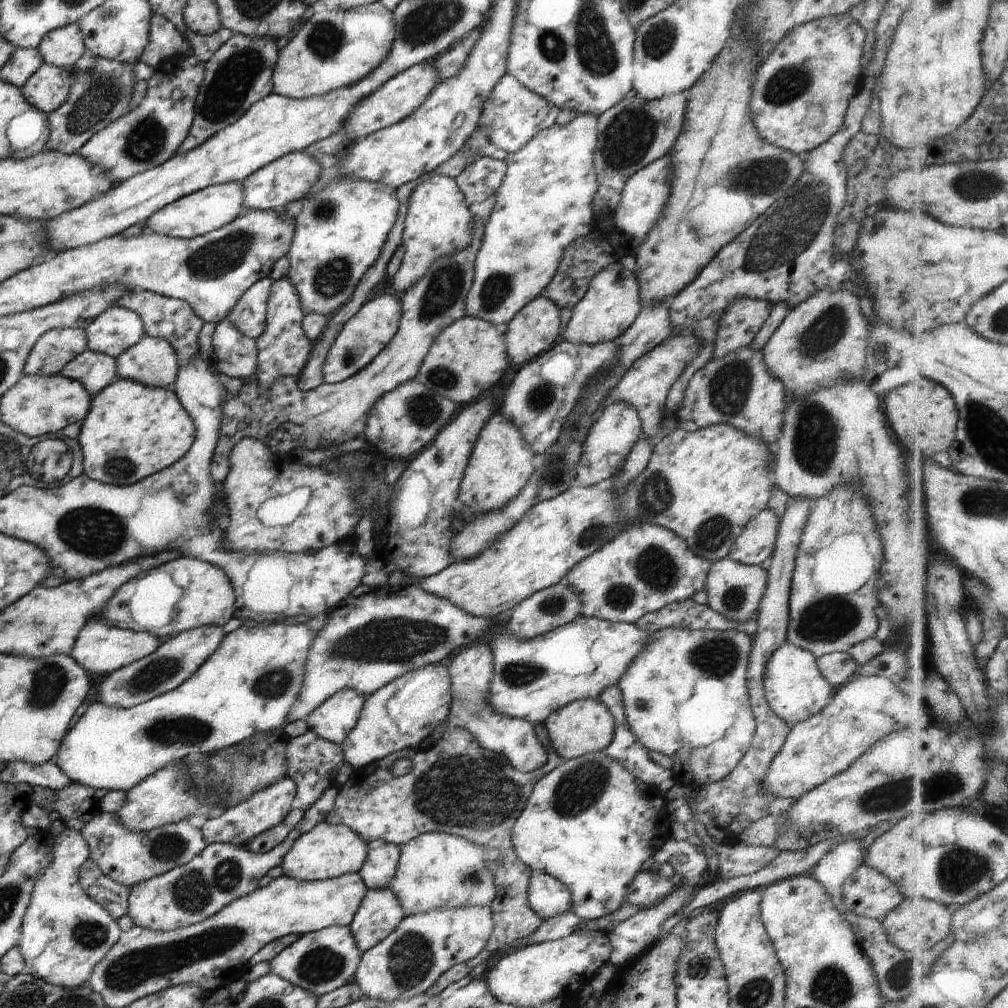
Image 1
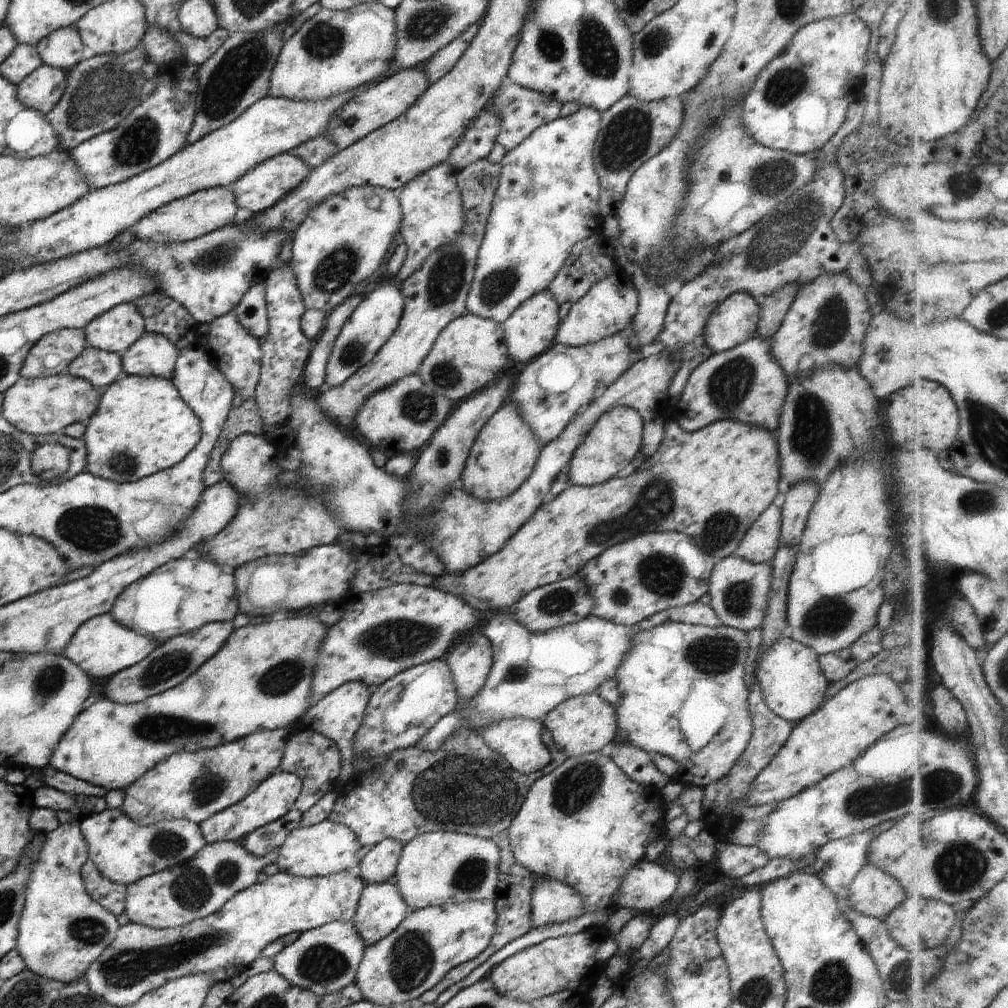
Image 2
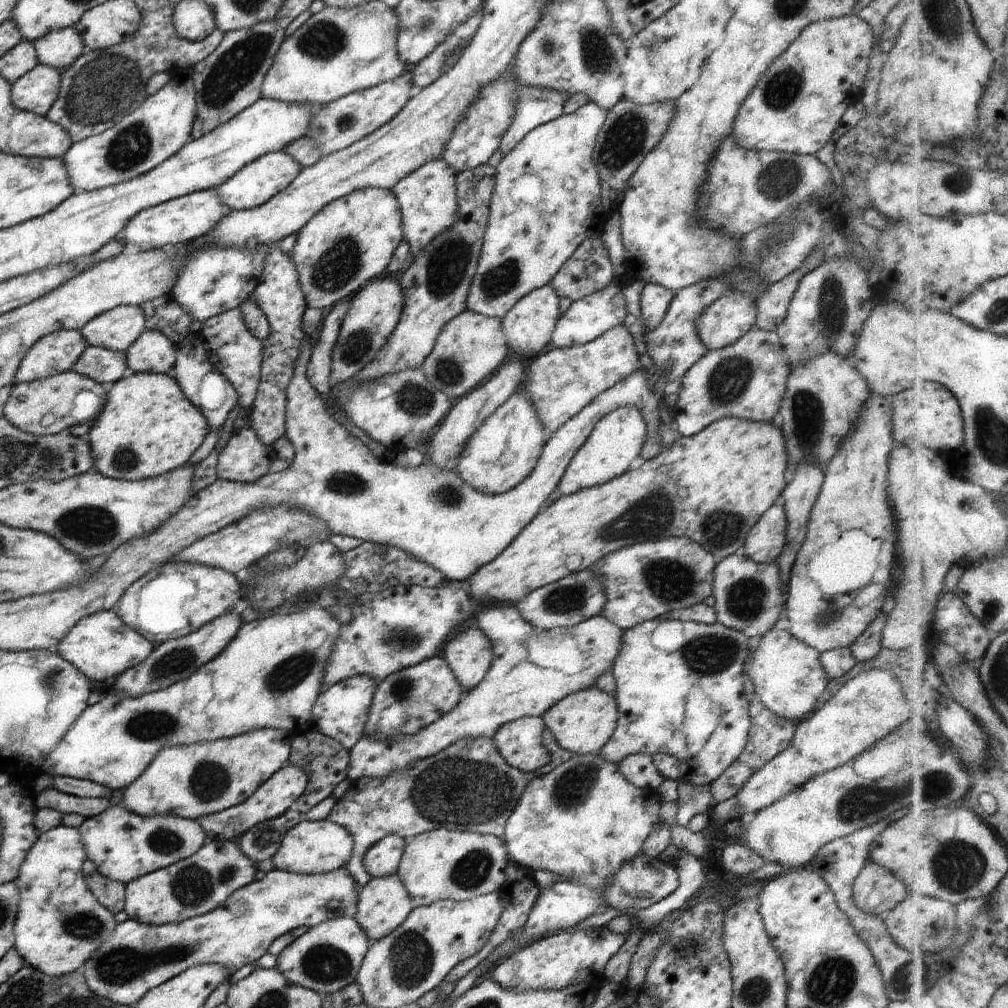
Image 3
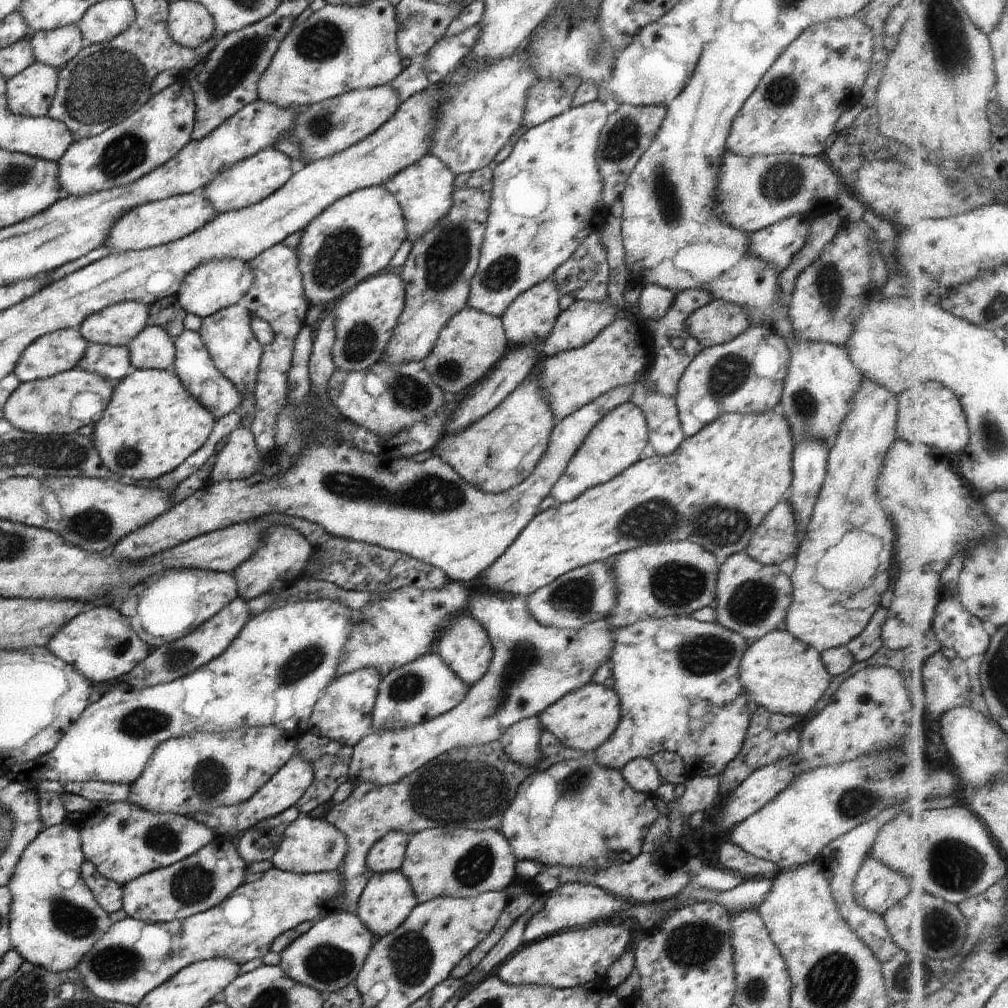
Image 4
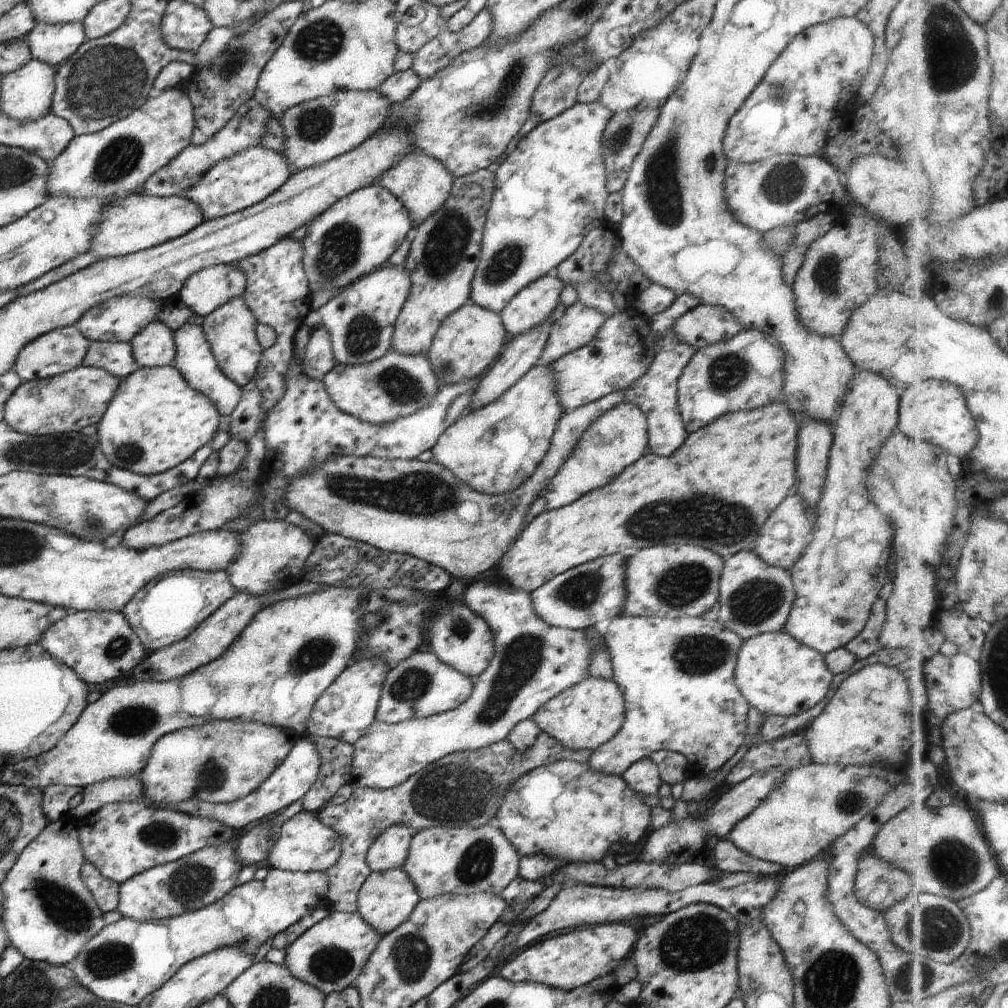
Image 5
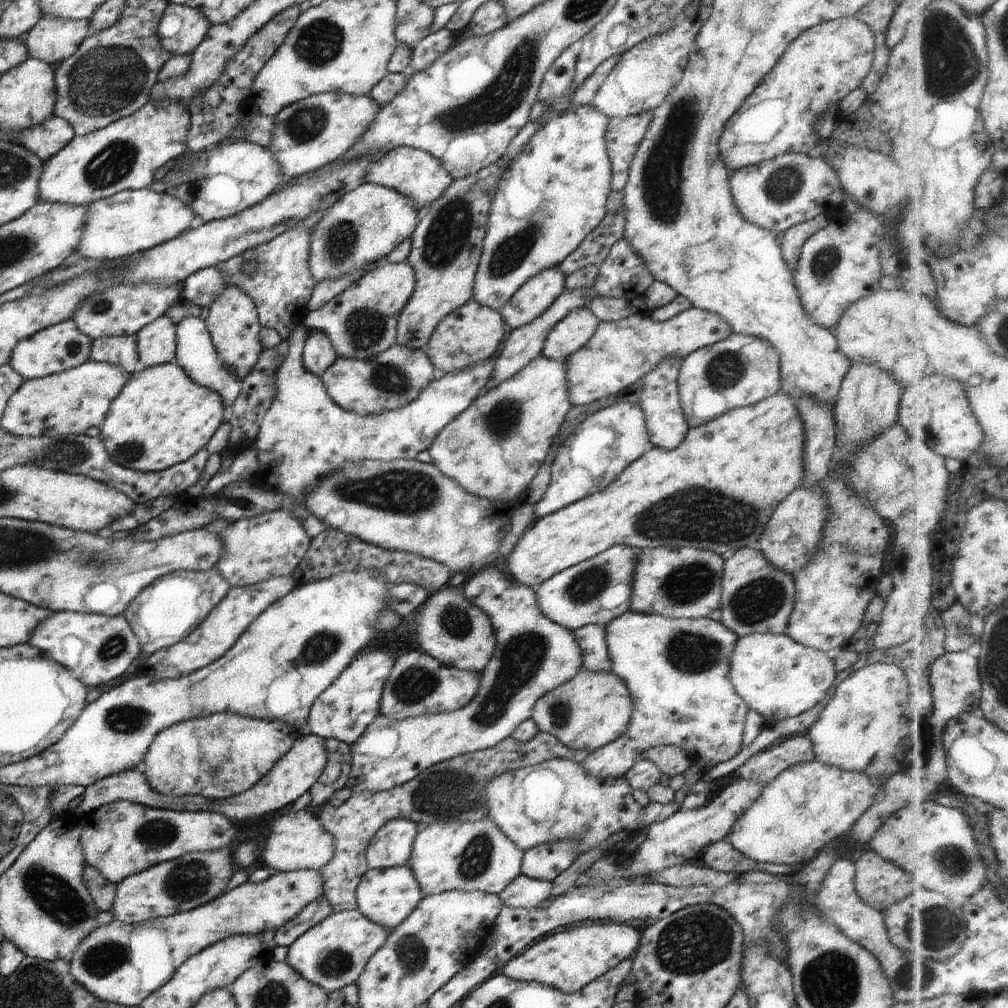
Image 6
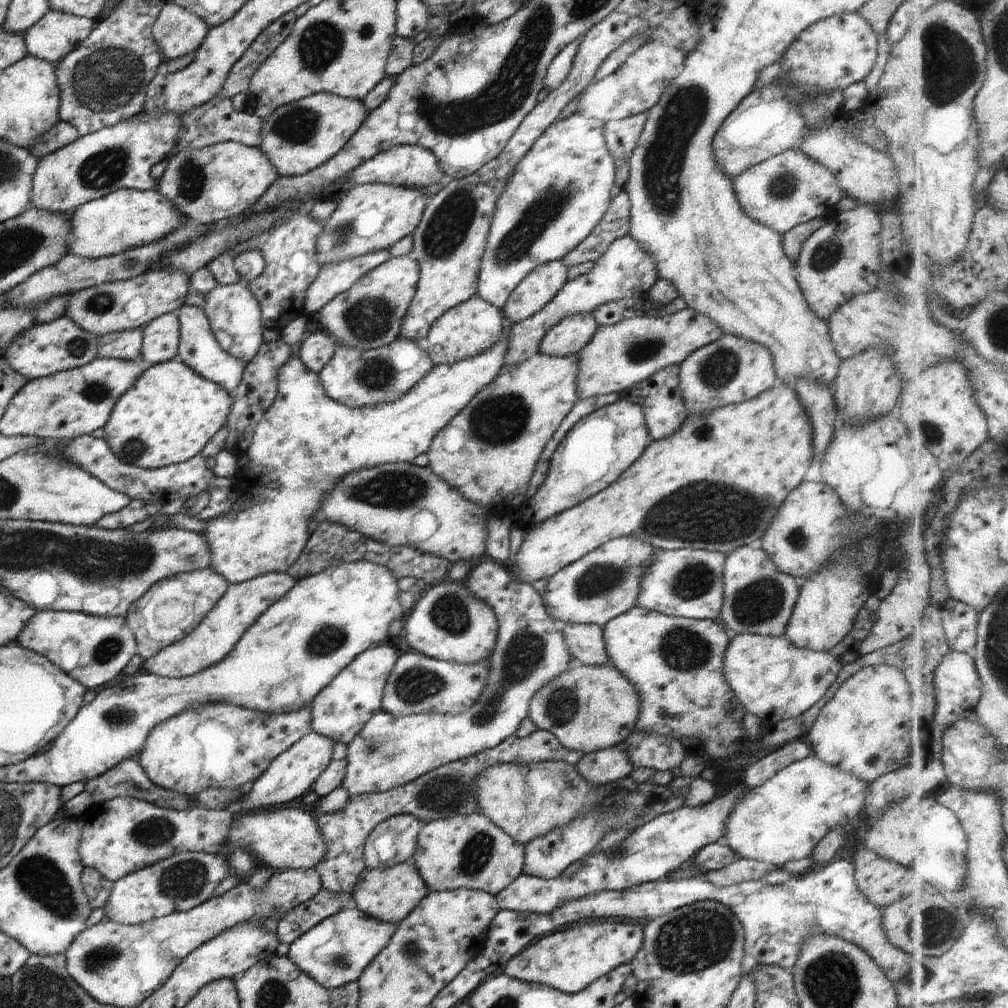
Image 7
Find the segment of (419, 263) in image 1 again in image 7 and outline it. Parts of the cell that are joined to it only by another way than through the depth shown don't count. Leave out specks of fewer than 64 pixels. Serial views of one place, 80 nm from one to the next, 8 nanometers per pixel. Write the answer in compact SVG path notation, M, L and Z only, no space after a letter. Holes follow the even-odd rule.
M398 145L385 151L381 150L376 156L357 166L352 172L346 188L347 192L356 185L384 183L415 188L430 197L442 190L442 178L444 178L444 172L440 168L437 158L428 149L418 145Z

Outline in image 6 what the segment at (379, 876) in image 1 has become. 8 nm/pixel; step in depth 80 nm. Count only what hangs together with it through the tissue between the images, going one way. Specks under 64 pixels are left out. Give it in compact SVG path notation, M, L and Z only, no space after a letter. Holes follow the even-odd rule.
M410 819L388 821L370 839L365 859L370 869L387 869L407 864L412 845L423 826Z

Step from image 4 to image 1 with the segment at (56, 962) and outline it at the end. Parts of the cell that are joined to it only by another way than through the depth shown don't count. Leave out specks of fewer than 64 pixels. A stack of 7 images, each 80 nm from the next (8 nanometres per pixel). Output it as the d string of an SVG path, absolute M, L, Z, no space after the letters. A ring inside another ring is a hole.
M67 828L61 835L54 837L52 862L38 877L22 921L22 934L17 947L24 959L25 972L57 987L76 988L88 982L94 967L110 952L121 935L116 919L93 901L79 883L81 864L88 859L89 850L81 831Z

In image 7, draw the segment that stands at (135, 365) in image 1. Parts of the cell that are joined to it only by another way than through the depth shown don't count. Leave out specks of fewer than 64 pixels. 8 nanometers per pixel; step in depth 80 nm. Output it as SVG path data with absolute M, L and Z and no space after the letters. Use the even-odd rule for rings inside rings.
M177 312L155 318L142 332L142 362L155 365L176 359L181 337Z

